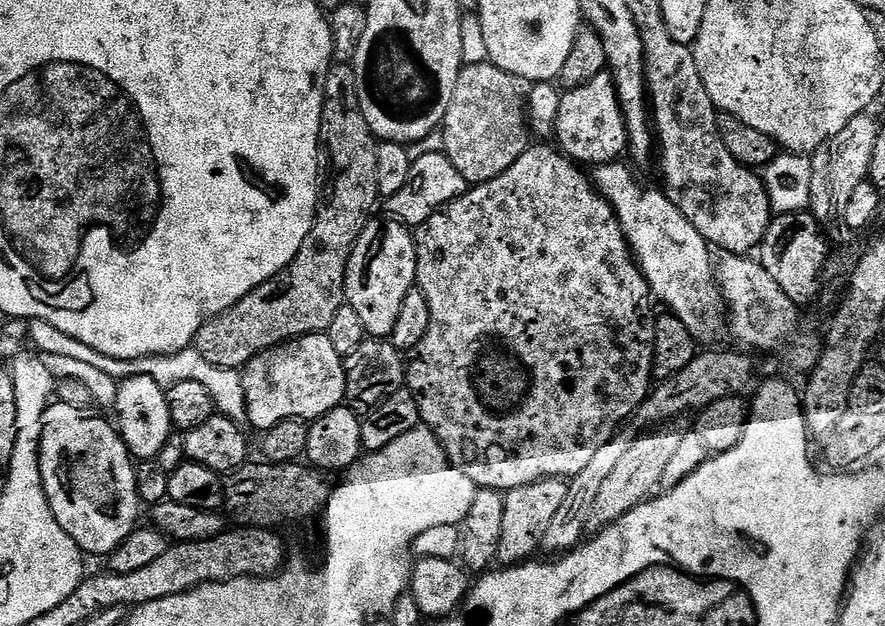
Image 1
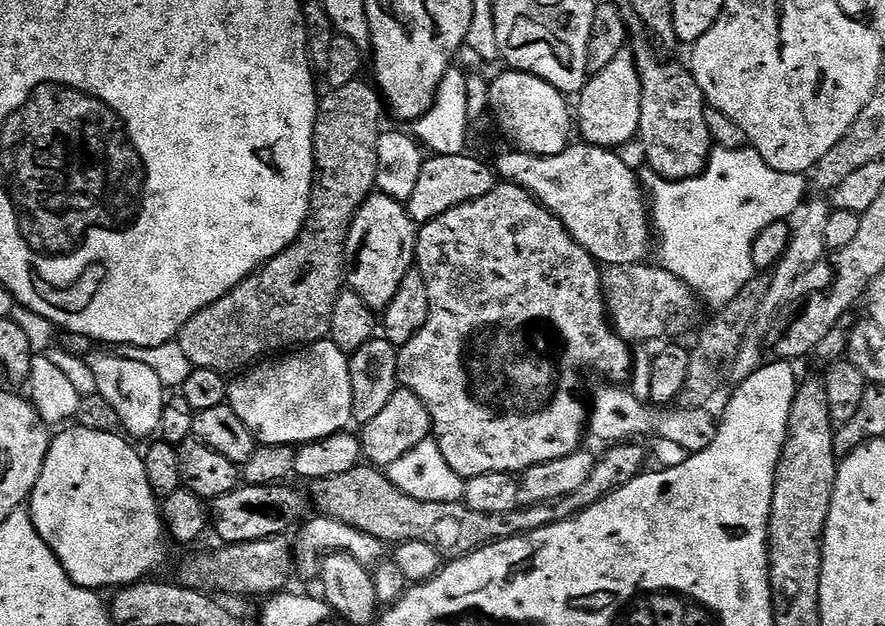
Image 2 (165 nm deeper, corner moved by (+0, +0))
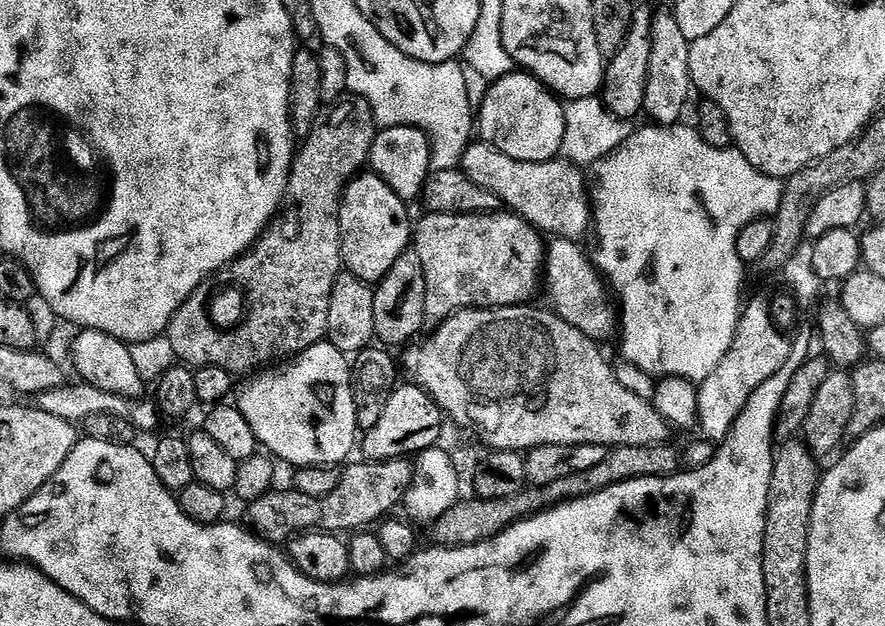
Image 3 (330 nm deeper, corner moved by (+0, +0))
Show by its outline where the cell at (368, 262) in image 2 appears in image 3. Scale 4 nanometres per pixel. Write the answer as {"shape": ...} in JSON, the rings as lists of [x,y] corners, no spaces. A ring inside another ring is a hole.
{"shape":[[[375,174],[357,175],[348,181],[344,200],[340,203],[340,246],[338,256],[344,259],[343,267],[373,286],[398,262],[403,252],[409,251],[414,236],[414,224],[408,221],[409,205],[382,178]]]}

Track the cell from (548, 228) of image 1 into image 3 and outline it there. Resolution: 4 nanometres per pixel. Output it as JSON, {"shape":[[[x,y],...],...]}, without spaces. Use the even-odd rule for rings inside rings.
{"shape":[[[428,212],[414,224],[414,251],[418,258],[422,258],[422,270],[426,274],[426,313],[429,317],[440,316],[447,318],[452,313],[464,308],[511,308],[525,303],[524,300],[532,292],[532,287],[537,287],[538,275],[542,268],[542,242],[537,229],[515,214],[473,214],[471,216],[458,216],[455,212]]]}

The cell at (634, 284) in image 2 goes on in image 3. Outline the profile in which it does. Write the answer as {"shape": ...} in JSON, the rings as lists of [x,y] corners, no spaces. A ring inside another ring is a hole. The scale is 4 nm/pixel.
{"shape":[[[553,237],[548,243],[542,264],[542,288],[544,284],[547,307],[563,321],[581,330],[582,334],[594,341],[603,341],[602,338],[608,337],[614,328],[614,318],[604,304],[606,286],[603,279],[575,241]]]}

